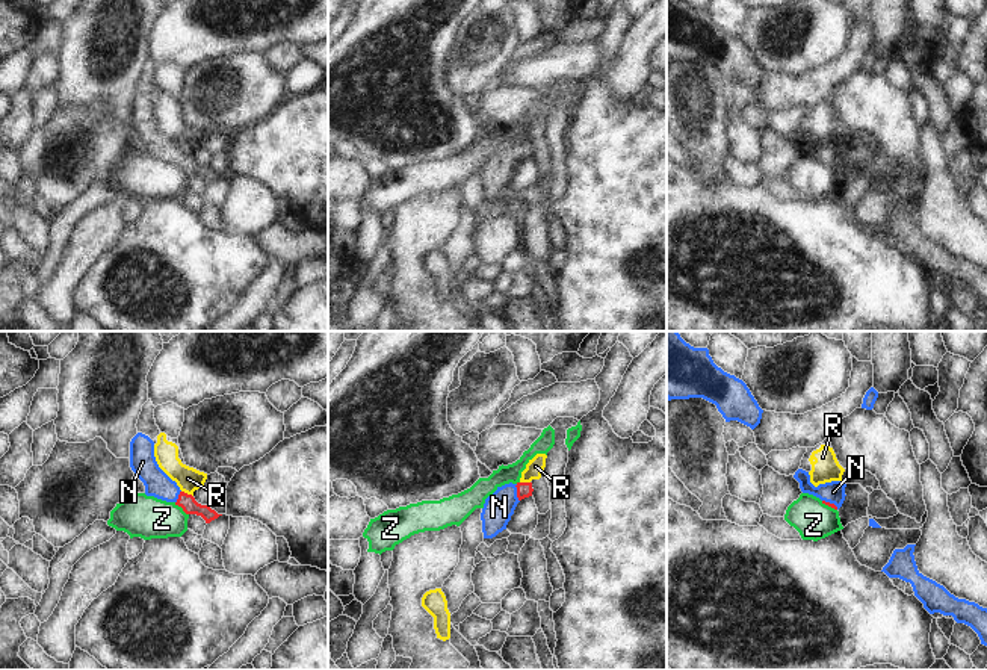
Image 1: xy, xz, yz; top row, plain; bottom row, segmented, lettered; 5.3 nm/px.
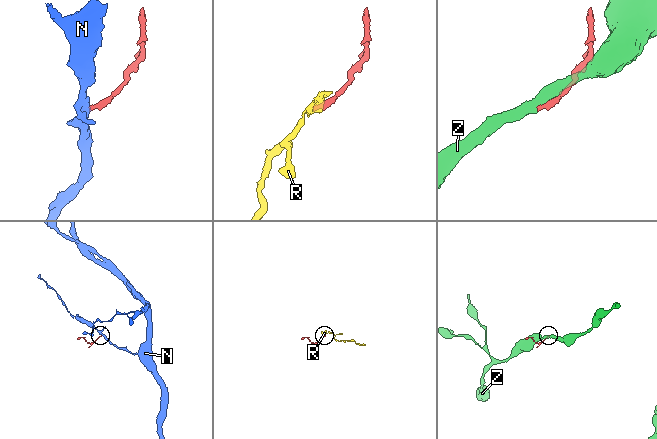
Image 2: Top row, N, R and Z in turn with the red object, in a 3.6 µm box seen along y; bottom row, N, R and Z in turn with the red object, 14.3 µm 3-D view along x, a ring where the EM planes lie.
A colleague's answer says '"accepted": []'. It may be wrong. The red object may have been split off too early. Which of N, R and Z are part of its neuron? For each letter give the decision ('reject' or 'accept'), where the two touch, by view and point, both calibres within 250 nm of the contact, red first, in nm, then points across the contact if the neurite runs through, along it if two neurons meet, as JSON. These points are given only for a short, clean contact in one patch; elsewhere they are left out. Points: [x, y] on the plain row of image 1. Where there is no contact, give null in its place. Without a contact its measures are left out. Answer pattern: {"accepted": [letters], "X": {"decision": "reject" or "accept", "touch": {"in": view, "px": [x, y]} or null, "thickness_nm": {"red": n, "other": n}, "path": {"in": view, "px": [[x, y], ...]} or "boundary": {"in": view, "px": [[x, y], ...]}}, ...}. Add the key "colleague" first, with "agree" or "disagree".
{"colleague": "disagree", "accepted": ["N"], "N": {"decision": "accept", "touch": {"in": "xz", "px": [517, 155]}, "thickness_nm": {"red": 80, "other": 160}, "path": {"in": "xz", "px": [[523, 150], [517, 155], [499, 168]]}}, "R": {"decision": "reject", "touch": {"in": "xy", "px": [186, 155]}, "thickness_nm": {"red": 90, "other": 130}, "boundary": {"in": "xy", "px": [[182, 151], [192, 158]]}}, "Z": {"decision": "reject", "touch": {"in": "xy", "px": [182, 168]}, "thickness_nm": {"red": 90, "other": 220}}}

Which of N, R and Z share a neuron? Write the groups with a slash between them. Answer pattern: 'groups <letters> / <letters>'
groups N / R / Z

